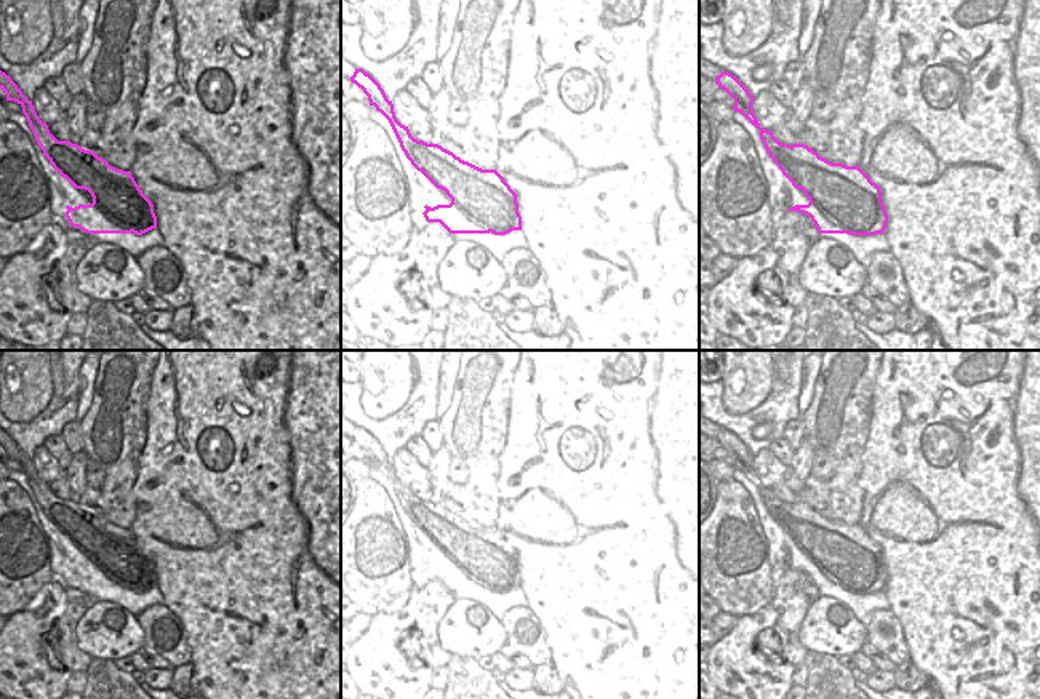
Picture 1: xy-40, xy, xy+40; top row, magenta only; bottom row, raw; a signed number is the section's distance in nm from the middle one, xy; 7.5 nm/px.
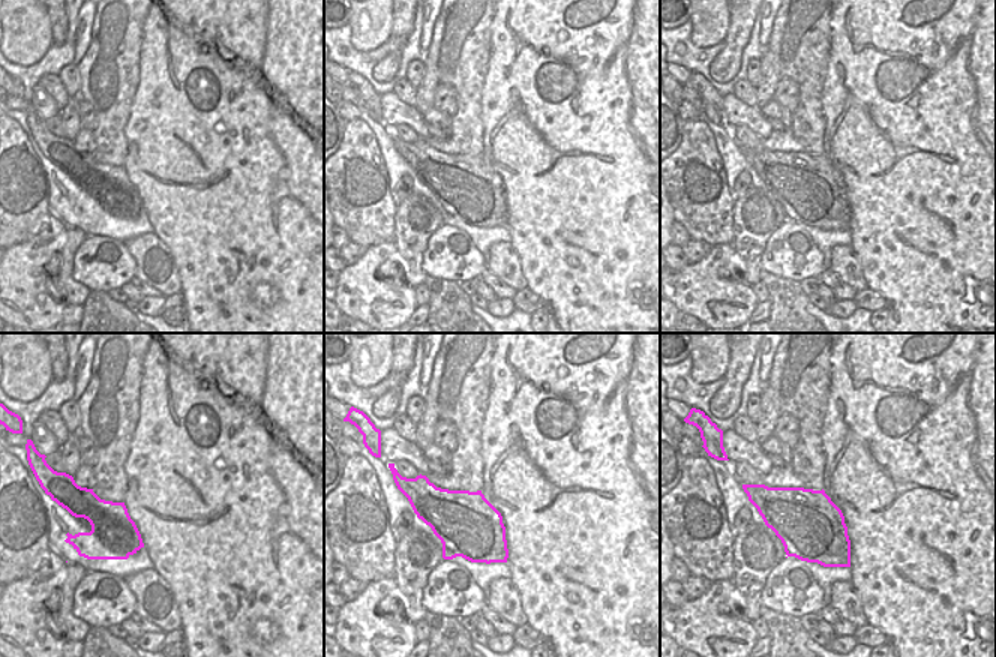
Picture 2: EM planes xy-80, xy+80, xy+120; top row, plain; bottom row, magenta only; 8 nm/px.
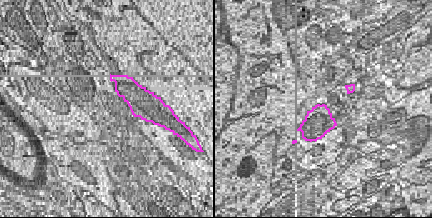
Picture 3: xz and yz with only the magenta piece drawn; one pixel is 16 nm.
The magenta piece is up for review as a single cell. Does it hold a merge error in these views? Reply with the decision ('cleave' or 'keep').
cleave

